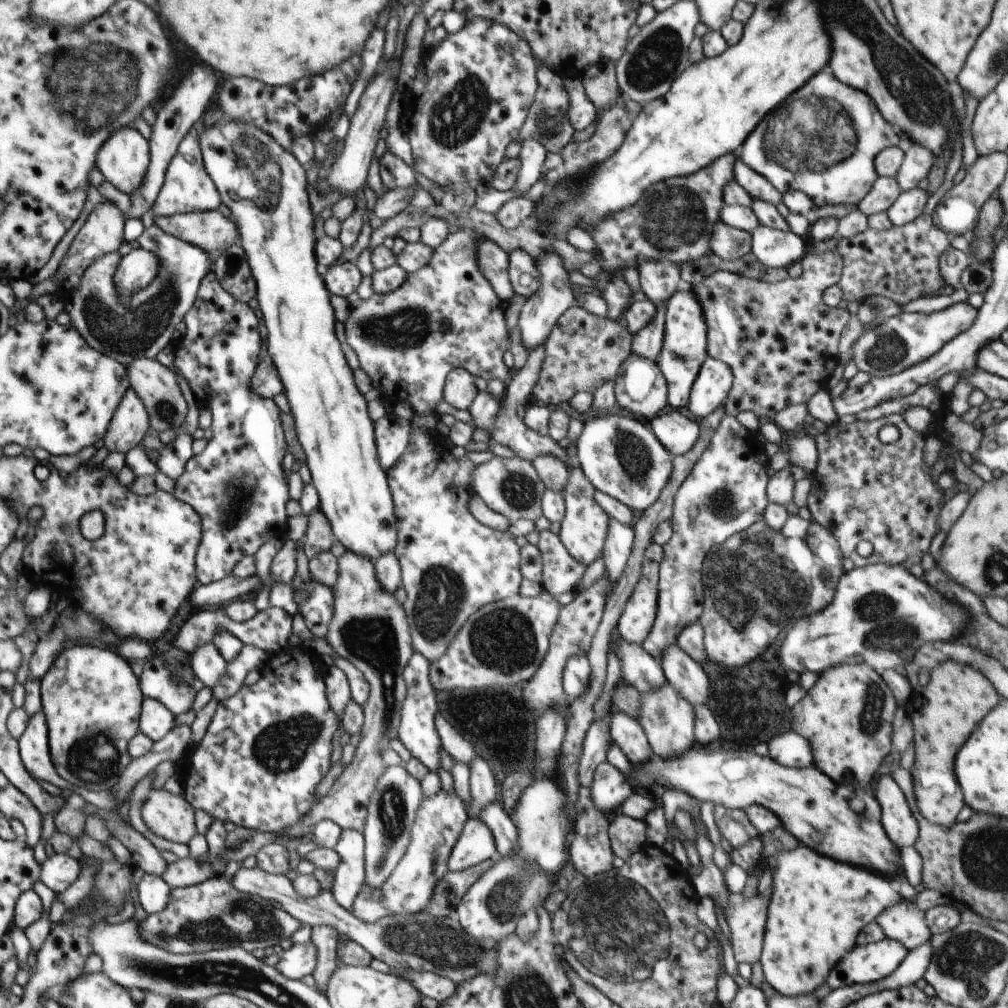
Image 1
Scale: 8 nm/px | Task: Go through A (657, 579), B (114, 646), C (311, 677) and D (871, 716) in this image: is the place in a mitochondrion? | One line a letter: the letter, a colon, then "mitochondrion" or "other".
A: other
B: other
C: other
D: mitochondrion

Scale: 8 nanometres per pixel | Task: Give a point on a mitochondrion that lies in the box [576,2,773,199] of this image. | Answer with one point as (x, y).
(656, 59)

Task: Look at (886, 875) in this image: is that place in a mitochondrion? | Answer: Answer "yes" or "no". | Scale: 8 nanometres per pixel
no

